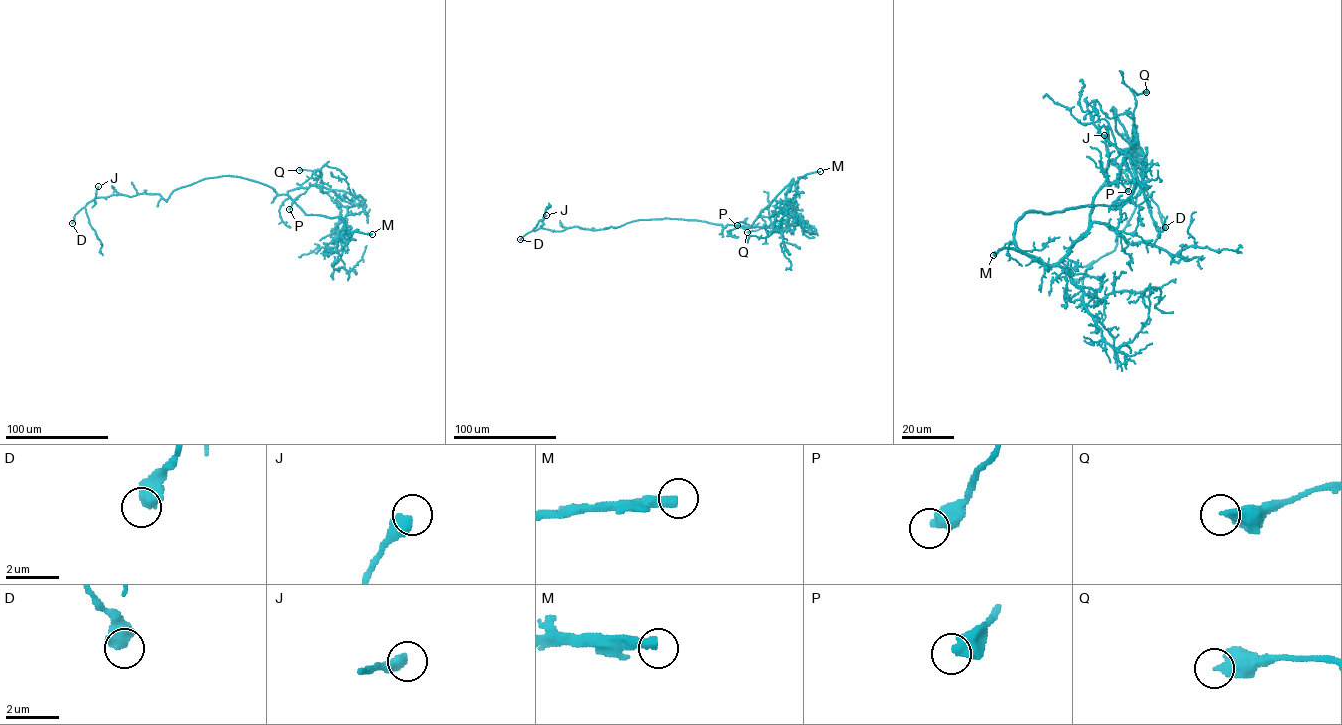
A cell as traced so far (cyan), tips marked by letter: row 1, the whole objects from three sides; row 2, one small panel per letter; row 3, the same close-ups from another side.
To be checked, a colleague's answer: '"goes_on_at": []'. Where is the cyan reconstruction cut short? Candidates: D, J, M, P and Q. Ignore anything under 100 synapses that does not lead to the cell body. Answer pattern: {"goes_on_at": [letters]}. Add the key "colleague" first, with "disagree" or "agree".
{"colleague": "disagree", "goes_on_at": ["M"]}

